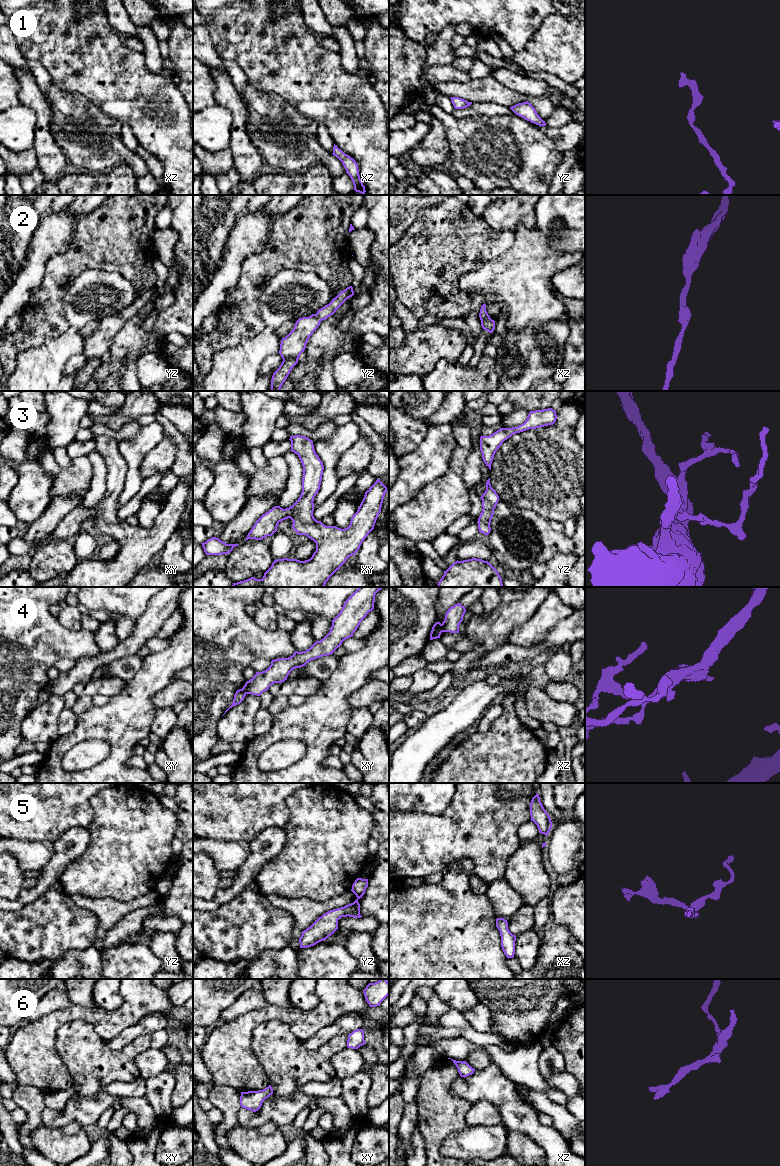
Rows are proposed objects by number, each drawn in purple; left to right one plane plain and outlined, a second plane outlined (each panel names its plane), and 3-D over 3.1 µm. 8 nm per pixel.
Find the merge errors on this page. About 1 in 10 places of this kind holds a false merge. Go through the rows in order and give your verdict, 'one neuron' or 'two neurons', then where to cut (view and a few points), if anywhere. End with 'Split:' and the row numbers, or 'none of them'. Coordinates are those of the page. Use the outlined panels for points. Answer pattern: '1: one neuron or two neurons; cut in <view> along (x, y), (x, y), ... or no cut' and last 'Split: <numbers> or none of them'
1: one neuron; no cut
2: one neuron; no cut
3: one neuron; no cut
4: two neurons; cut in xz along (442, 624), (441, 631)
5: one neuron; no cut
6: one neuron; no cut
Split: 4

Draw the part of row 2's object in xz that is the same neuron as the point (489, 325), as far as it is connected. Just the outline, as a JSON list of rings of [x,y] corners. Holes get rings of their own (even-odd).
[[[484,303],[481,306],[479,317],[481,320],[481,326],[484,330],[488,331],[489,333],[492,333],[495,329],[495,321],[490,318],[486,311],[486,304]]]

